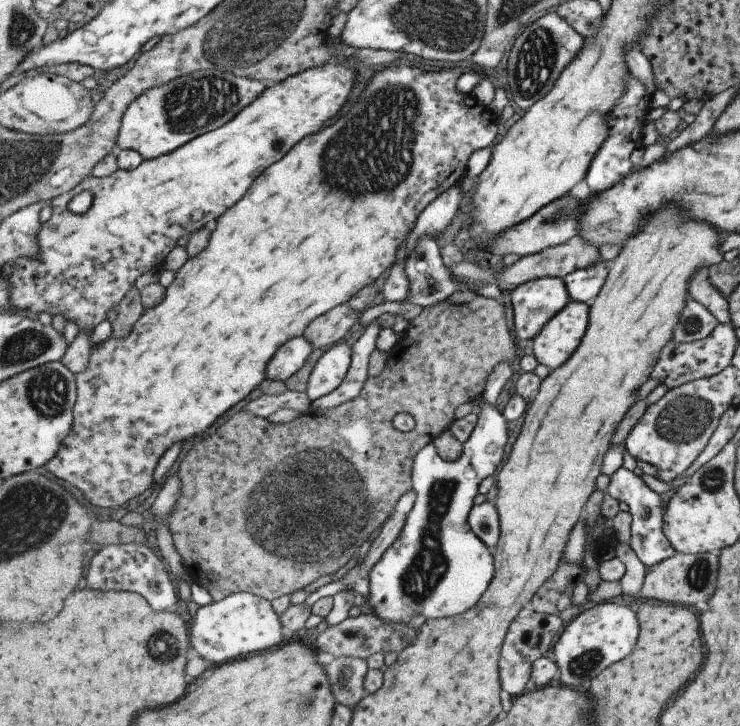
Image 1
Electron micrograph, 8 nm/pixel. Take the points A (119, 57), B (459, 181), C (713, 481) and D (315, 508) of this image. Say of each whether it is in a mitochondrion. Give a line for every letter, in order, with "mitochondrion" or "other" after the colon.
A: other
B: other
C: mitochondrion
D: mitochondrion

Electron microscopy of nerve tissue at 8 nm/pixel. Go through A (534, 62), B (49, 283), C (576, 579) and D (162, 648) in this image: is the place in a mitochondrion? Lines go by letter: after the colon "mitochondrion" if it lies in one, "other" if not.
A: mitochondrion
B: other
C: other
D: mitochondrion

